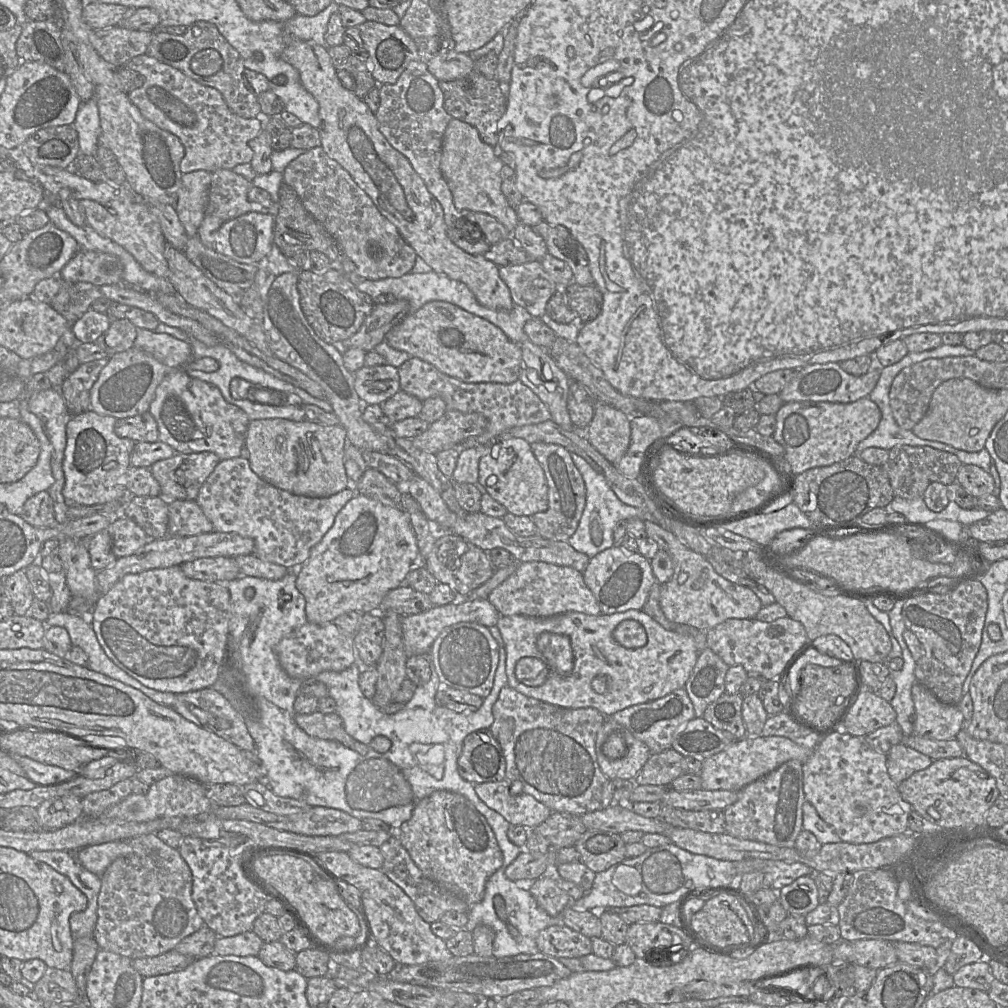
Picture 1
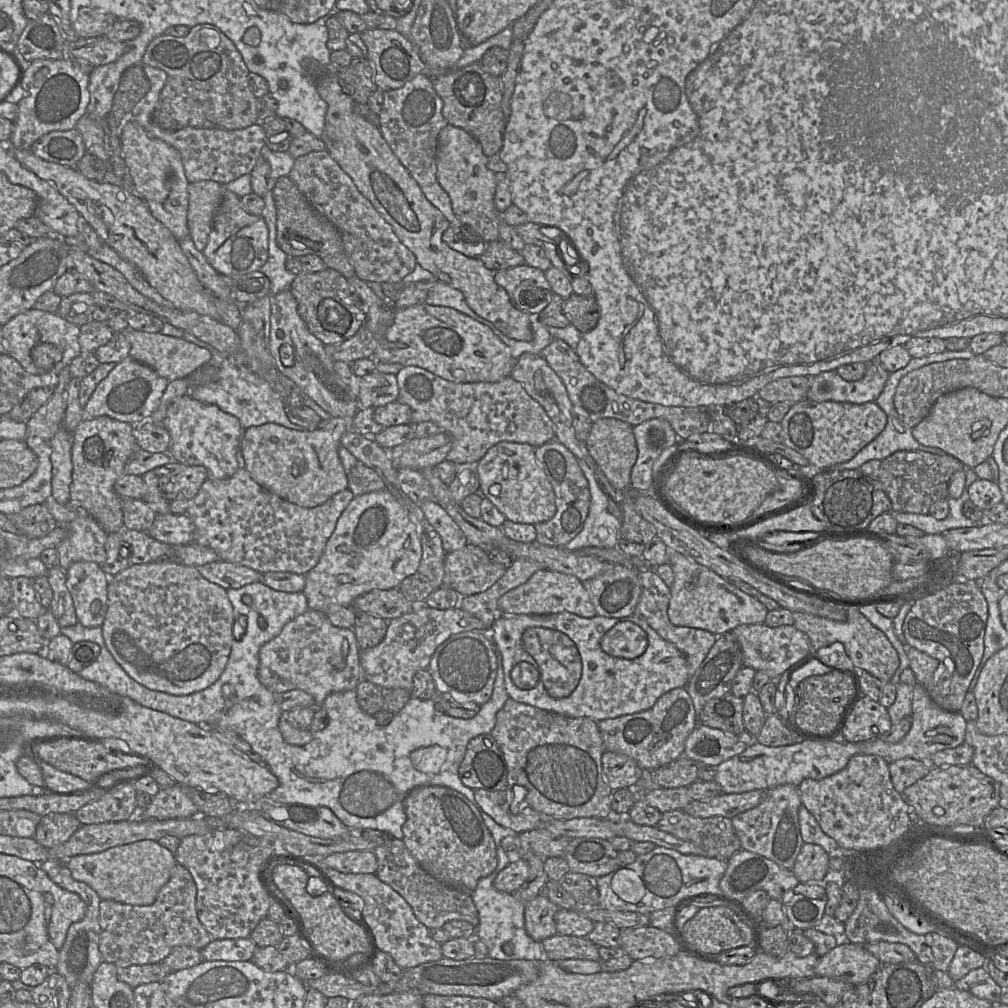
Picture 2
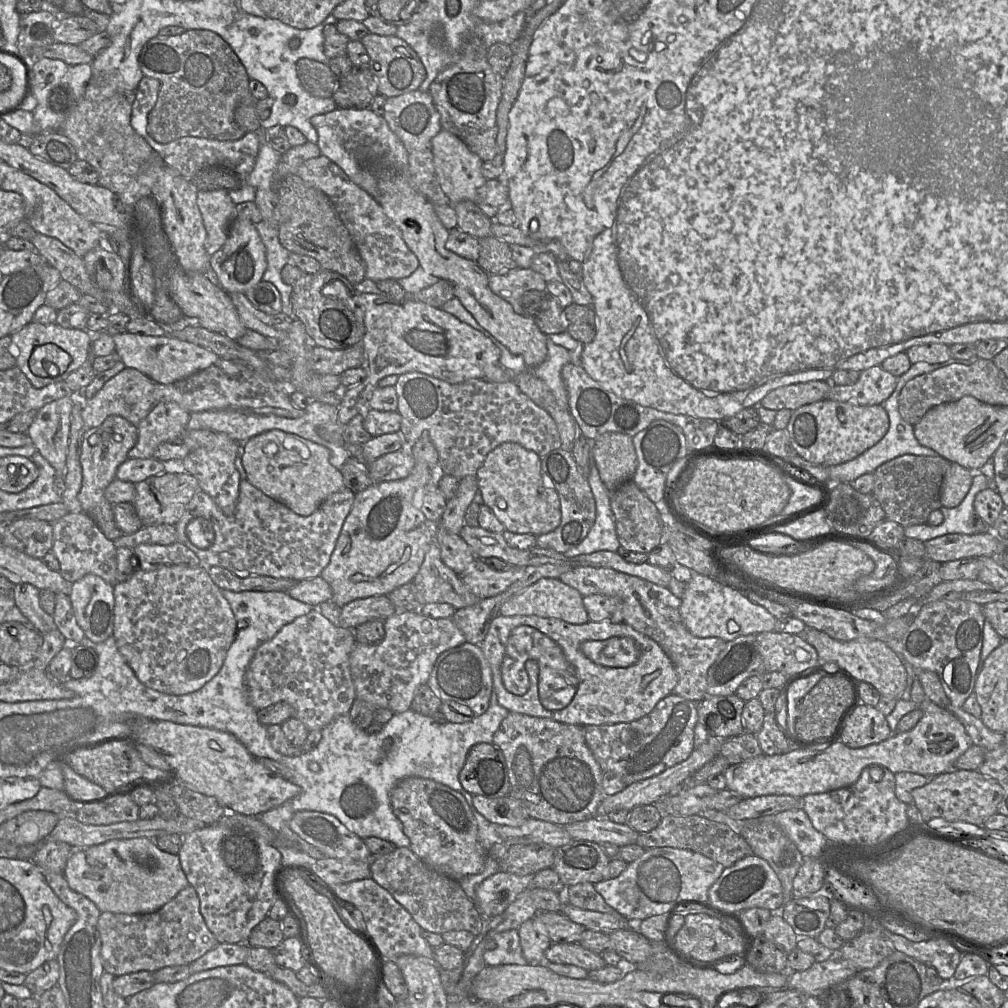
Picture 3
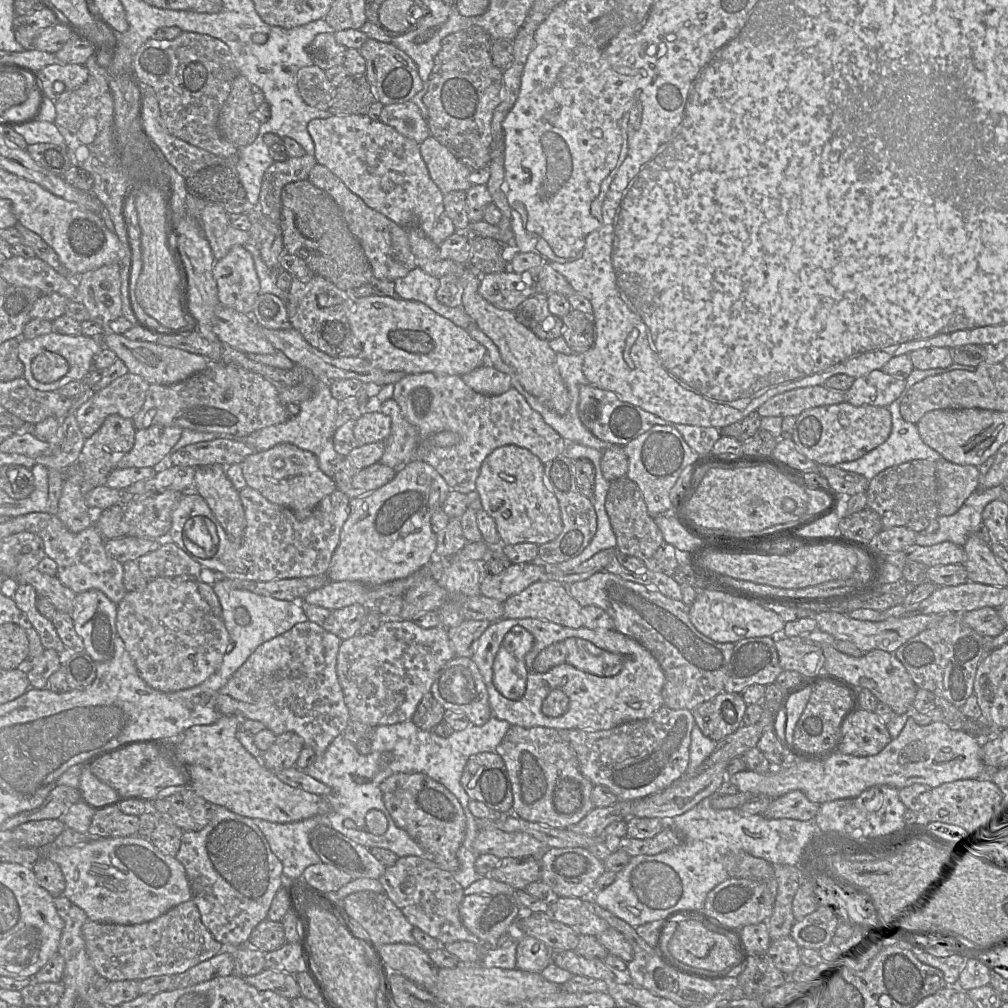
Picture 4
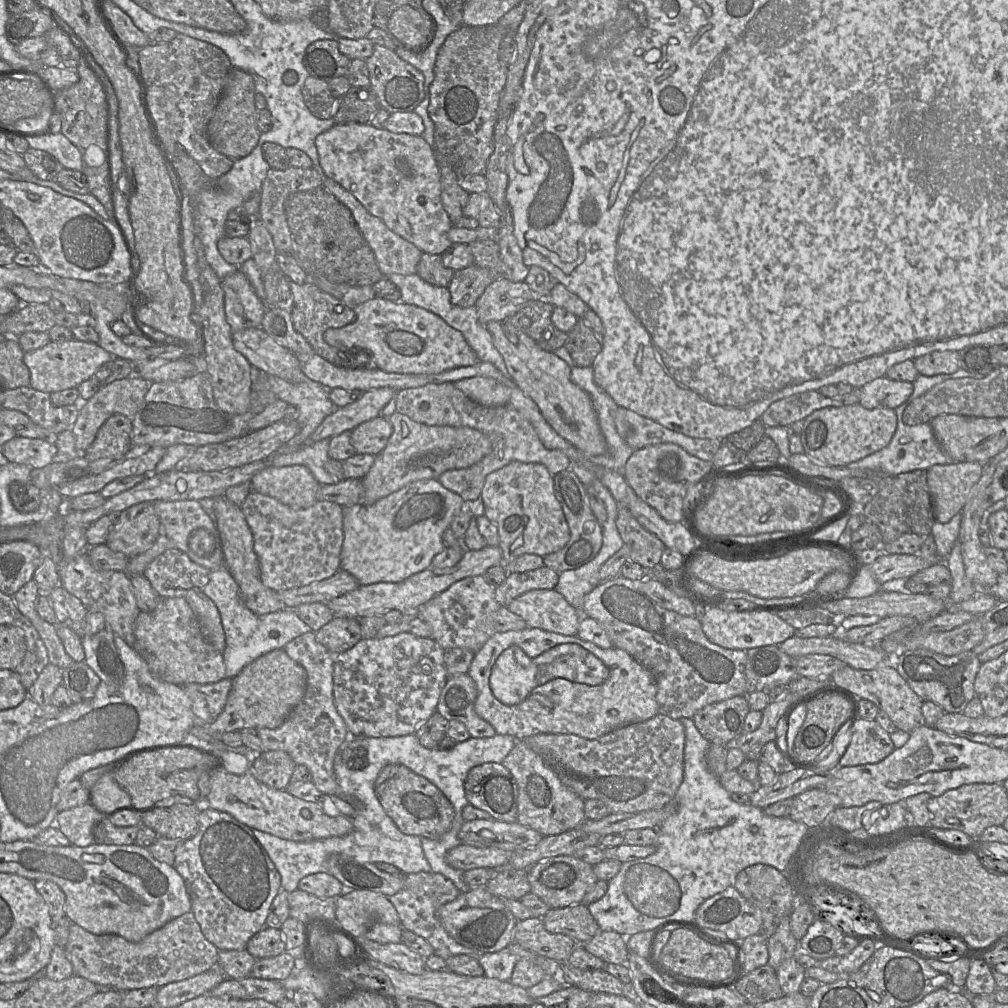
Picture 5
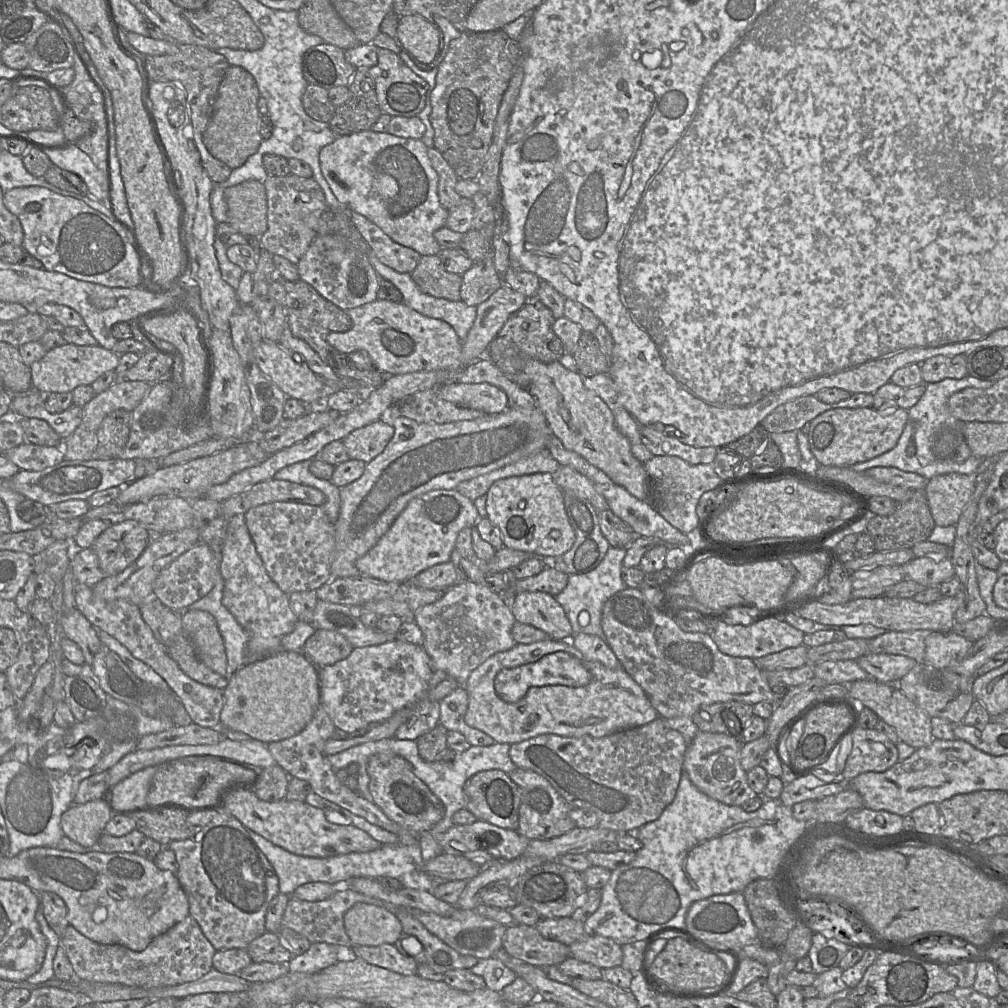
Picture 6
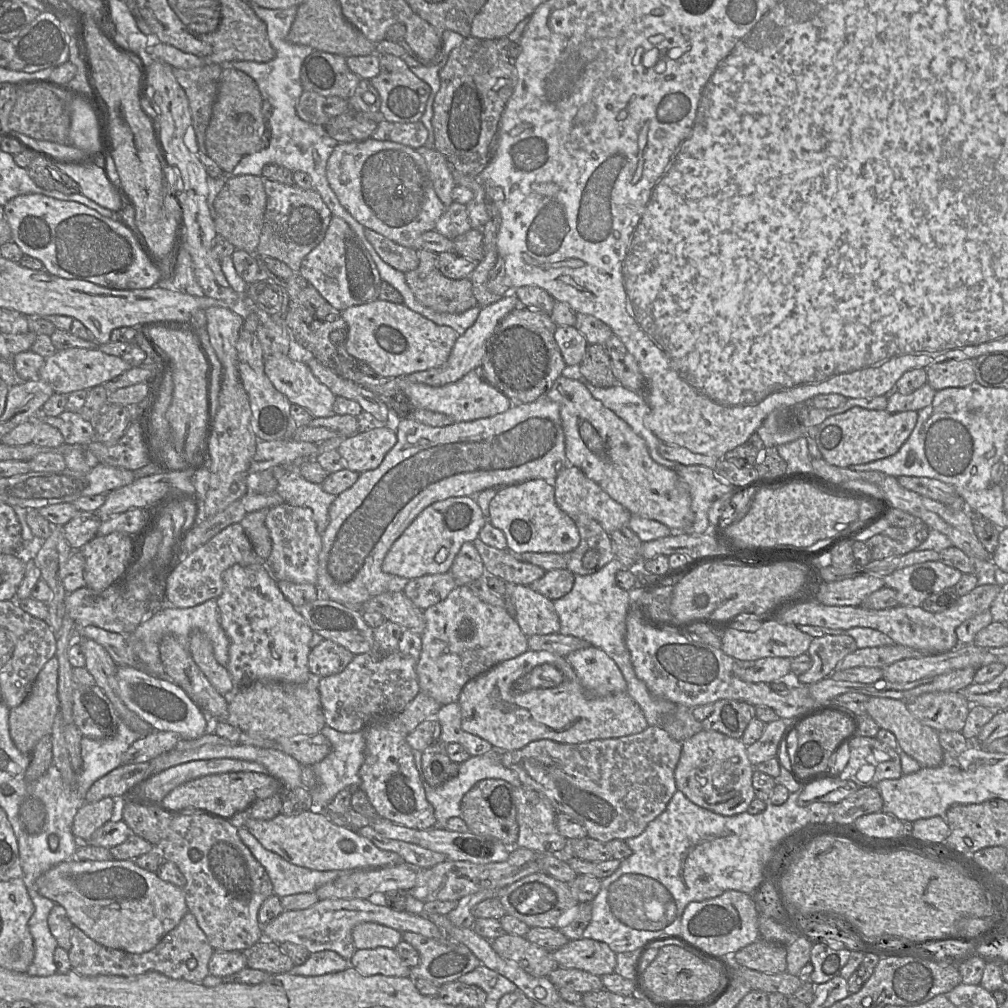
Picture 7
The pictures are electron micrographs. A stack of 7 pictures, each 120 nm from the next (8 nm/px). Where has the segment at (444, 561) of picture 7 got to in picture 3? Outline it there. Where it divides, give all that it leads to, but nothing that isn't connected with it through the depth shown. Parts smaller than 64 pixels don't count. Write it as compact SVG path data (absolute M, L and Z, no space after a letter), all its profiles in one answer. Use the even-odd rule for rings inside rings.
M427 432L410 447L414 458L414 468L410 475L396 481L371 484L368 488L355 495L352 508L347 515L328 565L320 577L332 589L331 602L338 607L360 598L388 595L391 591L406 583L412 582L418 573L425 554L434 539L434 525L421 512L421 506L427 486L438 481L438 453Z

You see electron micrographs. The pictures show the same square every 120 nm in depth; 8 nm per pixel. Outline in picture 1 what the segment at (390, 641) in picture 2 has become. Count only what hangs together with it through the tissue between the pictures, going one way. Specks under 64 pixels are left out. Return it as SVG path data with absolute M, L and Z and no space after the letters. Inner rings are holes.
M457 595L457 601L454 603L433 606L431 609L414 615L402 617L402 632L405 652L409 657L430 652L436 638L447 627L461 622L475 622L489 629L497 625L500 614L497 609L490 603L489 599L468 600L464 596Z

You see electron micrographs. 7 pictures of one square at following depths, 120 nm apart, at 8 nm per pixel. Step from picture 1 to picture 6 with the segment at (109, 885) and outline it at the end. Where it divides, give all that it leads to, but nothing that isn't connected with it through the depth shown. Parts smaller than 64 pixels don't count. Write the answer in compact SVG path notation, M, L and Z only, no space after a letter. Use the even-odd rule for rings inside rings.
M188 915L167 932L154 938L142 951L136 952L118 944L100 944L87 938L69 924L60 938L65 954L75 971L75 977L89 982L116 983L142 989L168 987L193 982L207 974L213 968L213 956L216 949L204 935L198 922Z

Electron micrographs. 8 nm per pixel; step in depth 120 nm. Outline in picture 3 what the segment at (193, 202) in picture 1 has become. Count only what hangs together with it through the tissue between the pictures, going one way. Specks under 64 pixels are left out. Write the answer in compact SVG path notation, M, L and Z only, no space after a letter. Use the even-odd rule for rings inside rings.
M226 190L198 191L197 206L206 230L205 248L211 256L226 242L236 216L235 204Z

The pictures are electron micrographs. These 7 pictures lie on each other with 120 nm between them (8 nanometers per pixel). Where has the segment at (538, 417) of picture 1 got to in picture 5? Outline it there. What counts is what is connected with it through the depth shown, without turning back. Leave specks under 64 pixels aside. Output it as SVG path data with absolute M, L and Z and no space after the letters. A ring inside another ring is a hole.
M446 382L397 390L395 405L397 412L415 422L431 426L469 427L489 438L491 450L479 462L468 468L448 470L438 478L444 487L460 495L465 502L479 498L486 477L512 461L542 464L553 476L571 469L568 456L559 450L546 448L530 422L509 403L495 407L484 406L466 396L454 383Z

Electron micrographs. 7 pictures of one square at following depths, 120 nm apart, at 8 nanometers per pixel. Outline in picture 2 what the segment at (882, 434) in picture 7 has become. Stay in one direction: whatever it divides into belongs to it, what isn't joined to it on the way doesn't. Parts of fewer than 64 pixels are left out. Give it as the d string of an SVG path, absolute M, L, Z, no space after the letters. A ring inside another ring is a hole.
M808 399L792 404L780 422L783 443L805 457L812 471L825 471L851 460L884 430L886 423L886 413L876 402L853 404Z

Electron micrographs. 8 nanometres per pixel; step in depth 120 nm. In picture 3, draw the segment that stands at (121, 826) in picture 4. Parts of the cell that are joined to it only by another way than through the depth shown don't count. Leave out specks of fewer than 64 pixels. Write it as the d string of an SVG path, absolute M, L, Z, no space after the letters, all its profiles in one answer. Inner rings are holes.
M128 794L109 795L93 802L79 804L77 819L89 825L109 825L139 819L139 806Z

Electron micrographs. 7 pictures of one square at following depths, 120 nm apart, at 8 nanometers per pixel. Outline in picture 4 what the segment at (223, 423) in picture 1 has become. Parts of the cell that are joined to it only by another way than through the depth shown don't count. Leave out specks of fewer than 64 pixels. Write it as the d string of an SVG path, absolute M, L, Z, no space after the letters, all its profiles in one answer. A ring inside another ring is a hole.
M218 464L196 468L193 491L206 501L230 541L241 545L246 528L245 512L226 468Z

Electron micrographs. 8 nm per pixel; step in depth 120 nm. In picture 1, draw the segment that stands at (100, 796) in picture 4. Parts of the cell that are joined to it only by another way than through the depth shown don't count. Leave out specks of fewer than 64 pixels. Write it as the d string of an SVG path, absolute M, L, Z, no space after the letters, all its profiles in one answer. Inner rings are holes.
M10 754L22 767L26 777L38 786L50 786L67 782L78 774L72 770L40 763L31 758Z

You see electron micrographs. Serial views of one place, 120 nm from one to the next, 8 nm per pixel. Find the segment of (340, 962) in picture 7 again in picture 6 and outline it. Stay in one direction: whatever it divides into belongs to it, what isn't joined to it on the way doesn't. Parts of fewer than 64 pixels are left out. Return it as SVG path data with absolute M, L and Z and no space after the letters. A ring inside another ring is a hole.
M311 943L309 949L289 961L289 969L294 973L317 973L338 961L354 959L348 948L328 943Z

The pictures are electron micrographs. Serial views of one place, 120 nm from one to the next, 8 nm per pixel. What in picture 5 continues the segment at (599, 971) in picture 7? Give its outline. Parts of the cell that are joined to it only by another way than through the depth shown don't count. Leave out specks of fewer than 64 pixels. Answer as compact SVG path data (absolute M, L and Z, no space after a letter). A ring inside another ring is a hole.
M600 931L592 939L579 945L607 964L626 965L628 962L626 938L615 931Z

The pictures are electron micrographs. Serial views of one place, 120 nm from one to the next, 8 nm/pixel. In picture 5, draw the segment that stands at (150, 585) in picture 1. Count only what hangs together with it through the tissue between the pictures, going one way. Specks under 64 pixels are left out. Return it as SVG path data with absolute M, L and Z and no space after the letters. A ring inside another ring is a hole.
M184 597L162 598L154 611L140 611L134 634L134 649L144 658L150 671L165 682L184 686L215 683L227 678L223 654L207 641Z

